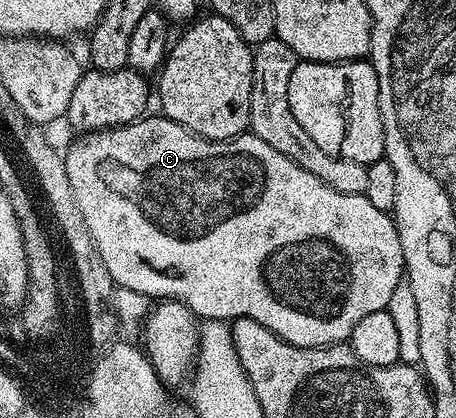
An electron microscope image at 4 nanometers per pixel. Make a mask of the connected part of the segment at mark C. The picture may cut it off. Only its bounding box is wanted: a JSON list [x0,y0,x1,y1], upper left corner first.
[65,114,405,348]

